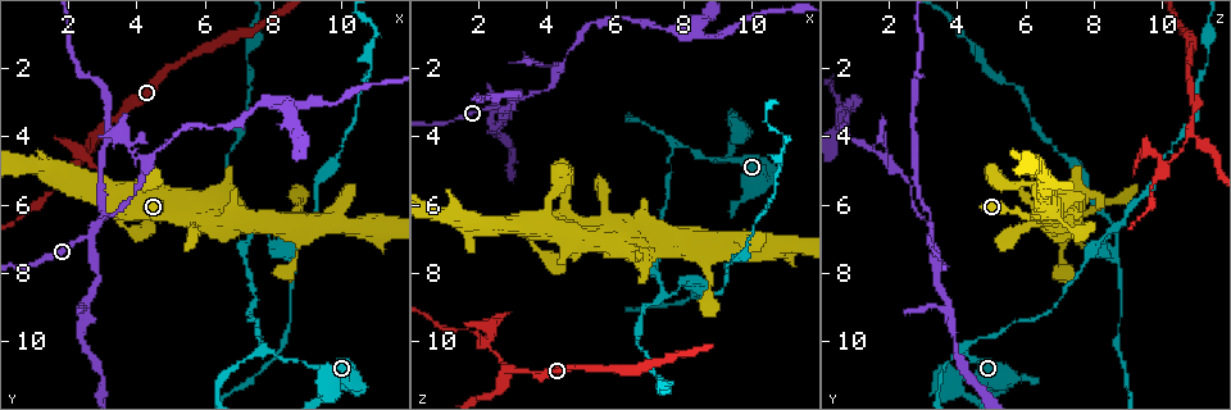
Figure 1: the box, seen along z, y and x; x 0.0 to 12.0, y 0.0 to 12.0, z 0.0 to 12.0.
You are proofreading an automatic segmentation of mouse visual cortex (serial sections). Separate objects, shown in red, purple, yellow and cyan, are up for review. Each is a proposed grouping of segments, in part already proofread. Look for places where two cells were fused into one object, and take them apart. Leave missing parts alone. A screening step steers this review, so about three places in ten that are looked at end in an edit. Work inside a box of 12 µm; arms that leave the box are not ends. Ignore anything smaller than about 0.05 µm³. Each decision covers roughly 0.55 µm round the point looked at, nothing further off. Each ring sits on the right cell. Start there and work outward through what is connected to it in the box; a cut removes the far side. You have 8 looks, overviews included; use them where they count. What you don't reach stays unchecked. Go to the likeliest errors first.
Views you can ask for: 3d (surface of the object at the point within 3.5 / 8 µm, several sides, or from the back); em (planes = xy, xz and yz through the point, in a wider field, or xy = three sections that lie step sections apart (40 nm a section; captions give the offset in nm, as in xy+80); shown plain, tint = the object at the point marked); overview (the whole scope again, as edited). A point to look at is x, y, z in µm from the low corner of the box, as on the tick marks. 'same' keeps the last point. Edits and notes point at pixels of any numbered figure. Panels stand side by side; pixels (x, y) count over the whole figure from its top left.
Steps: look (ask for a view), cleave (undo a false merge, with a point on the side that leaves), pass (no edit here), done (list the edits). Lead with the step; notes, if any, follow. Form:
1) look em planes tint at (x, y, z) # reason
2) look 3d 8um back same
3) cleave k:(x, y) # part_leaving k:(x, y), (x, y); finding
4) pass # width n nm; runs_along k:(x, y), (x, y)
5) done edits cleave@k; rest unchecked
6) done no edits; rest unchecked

look 3d 3.5um at (2.9, 6.4, 3.2) # three-way junction

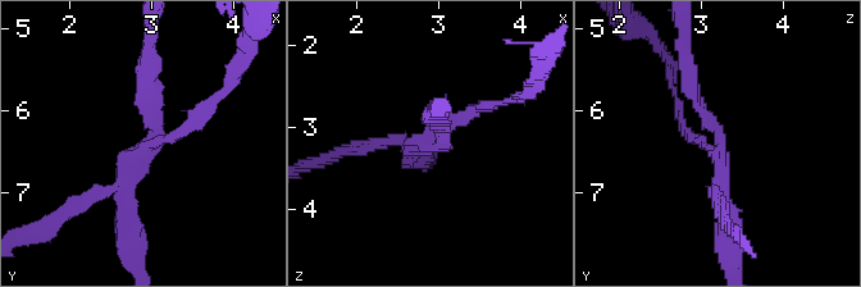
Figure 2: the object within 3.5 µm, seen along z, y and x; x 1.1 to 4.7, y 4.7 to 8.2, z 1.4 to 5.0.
look em xy step 3 tint at (2.95, 6.45, 3.25) # arms 3; arm_widths 150, 150, 150 nm

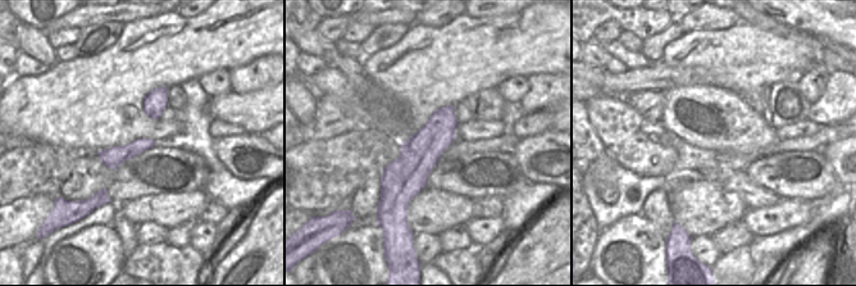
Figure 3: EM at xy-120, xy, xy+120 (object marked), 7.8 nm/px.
cleave 2:(124, 238) # two cells meet here

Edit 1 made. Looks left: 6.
look overview

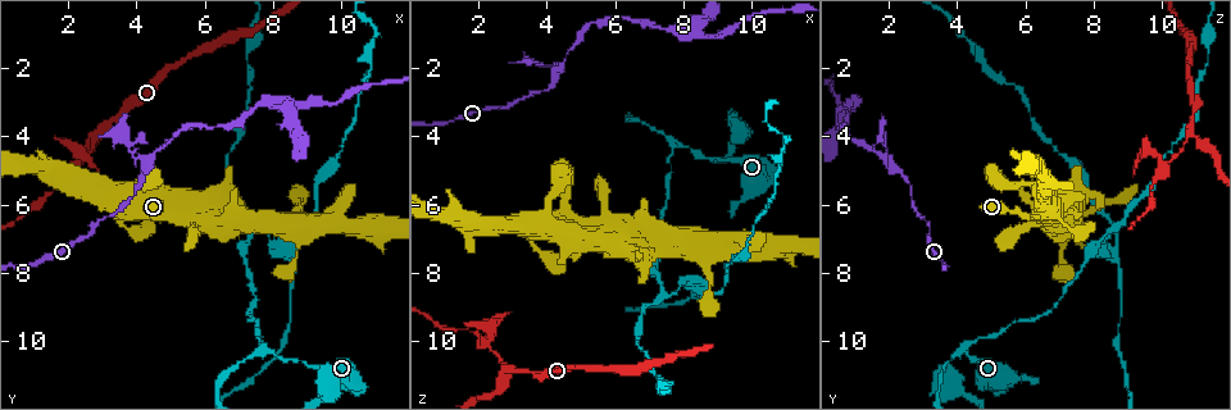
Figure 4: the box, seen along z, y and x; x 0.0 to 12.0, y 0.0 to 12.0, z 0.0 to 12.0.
look 3d 3.5um at (7.7, 10.1, 4.3) # narrows sharply

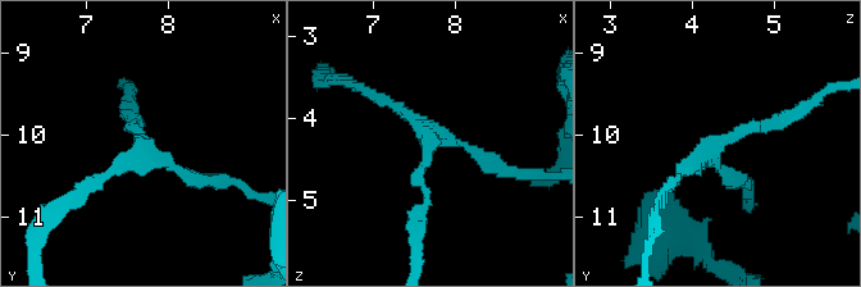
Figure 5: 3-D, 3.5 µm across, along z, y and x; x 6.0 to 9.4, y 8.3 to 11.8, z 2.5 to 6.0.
look em xy step 3 tint at (7.80, 10.15, 4.30)

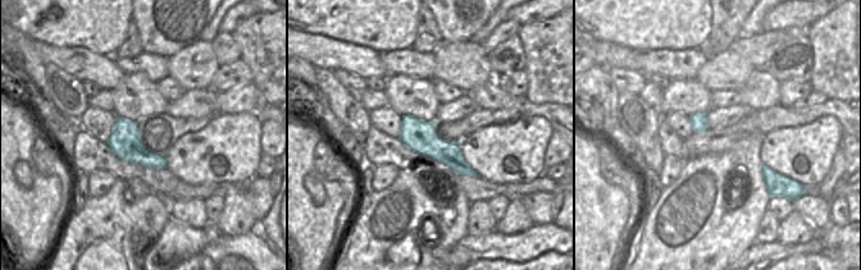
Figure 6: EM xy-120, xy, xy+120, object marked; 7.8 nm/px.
pass # arms 3; runs_along 6:(405, 118), (470, 173); all the same cell

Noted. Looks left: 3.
look em xy step 1 tint at (7.5, 6.7, 8.7) # three-way junction

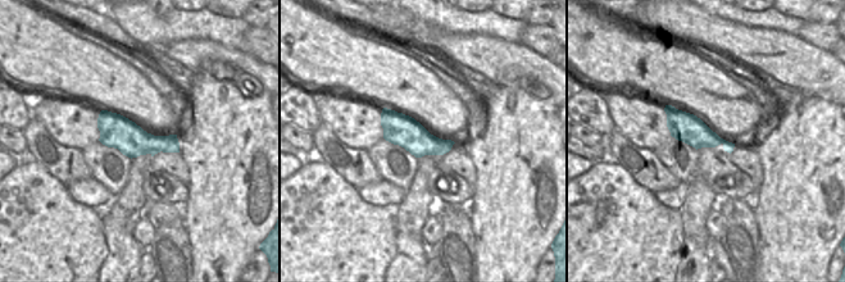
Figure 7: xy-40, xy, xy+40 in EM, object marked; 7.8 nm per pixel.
look 3d 3.5um same

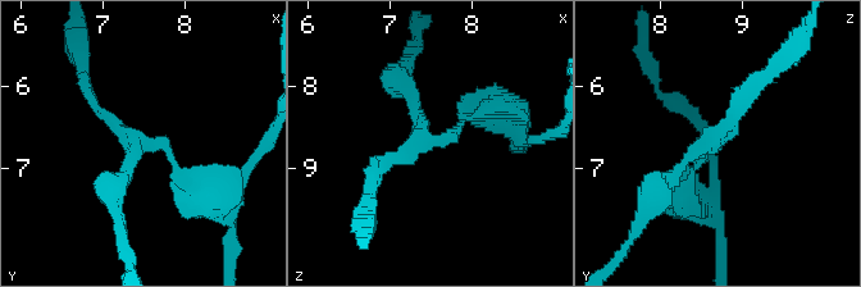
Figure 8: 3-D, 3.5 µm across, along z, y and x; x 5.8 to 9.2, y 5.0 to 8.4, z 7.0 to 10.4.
pass # arms 3; runs_along 7:(668, 108), (698, 135), (730, 148); all the same cell

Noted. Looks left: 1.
done edits cleave@2; rest unchecked

